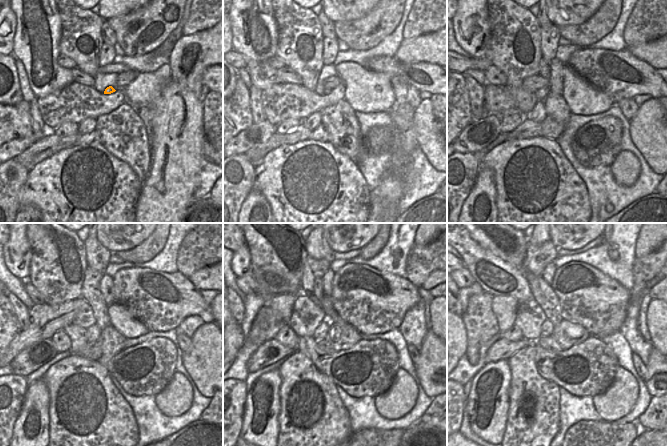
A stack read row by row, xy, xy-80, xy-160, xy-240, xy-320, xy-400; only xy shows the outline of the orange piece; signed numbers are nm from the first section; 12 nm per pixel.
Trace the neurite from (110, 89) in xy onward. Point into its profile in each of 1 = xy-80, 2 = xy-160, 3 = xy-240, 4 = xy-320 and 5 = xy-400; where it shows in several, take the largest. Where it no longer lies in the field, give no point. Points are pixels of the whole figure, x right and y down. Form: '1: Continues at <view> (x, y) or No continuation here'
1: Continues at xy-80 (326, 91)
2: Continues at xy-160 (540, 94)
3: Continues at xy-240 (85, 318)
4: Continues at xy-320 (306, 315)
5: Continues at xy-400 (529, 316).

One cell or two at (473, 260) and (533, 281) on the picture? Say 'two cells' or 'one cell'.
two cells

